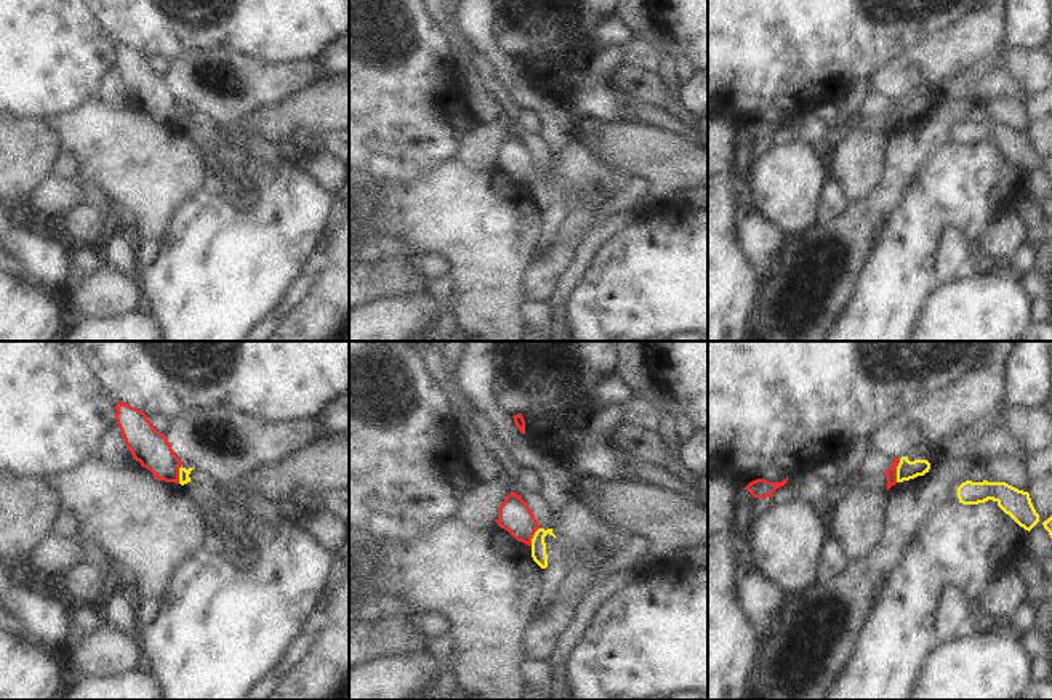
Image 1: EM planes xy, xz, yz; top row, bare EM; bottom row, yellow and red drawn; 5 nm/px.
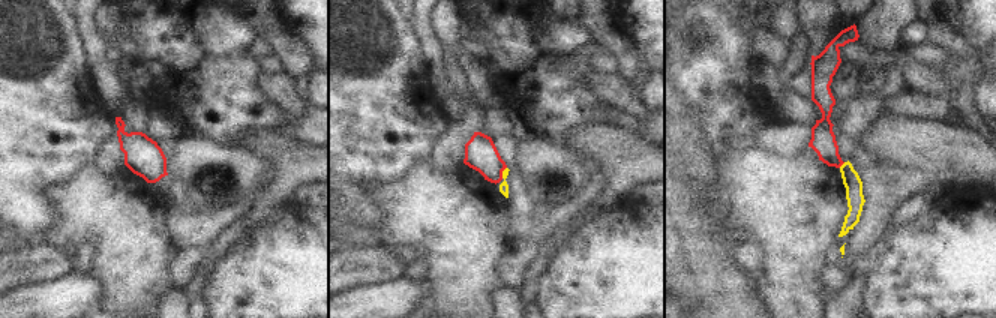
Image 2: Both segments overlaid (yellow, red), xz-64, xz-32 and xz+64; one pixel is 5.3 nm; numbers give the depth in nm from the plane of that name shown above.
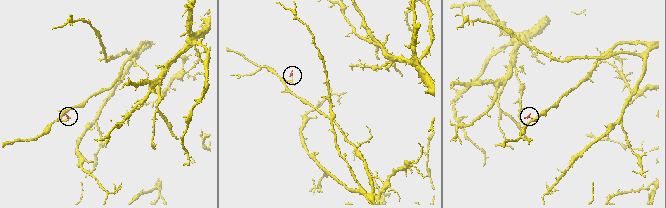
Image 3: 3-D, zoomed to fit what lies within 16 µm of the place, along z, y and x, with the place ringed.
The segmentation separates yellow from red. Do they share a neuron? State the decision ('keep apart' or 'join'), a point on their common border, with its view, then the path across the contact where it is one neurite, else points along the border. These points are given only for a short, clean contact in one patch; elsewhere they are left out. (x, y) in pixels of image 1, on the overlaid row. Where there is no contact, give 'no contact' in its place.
keep apart; contact yz (897, 470); border yz (900, 458), (895, 468), (895, 481)

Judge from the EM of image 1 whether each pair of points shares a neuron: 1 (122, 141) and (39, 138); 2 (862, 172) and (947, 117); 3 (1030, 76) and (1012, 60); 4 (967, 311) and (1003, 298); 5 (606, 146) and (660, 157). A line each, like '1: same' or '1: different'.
1: different
2: different
3: same
4: same
5: same

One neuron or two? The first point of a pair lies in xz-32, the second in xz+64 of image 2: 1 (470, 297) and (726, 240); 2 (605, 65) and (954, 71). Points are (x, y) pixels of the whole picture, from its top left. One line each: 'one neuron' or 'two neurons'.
1: two neurons
2: two neurons

